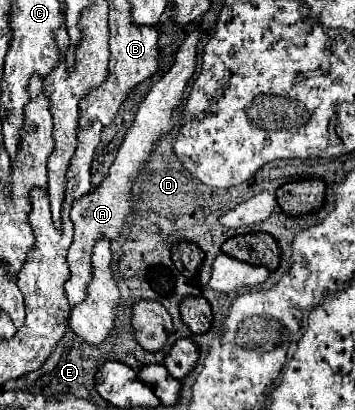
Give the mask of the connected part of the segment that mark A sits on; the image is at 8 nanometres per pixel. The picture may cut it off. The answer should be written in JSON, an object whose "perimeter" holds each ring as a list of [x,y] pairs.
{"perimeter":[[[194,30],[182,42],[182,46],[180,46],[180,50],[176,54],[174,66],[152,86],[148,96],[142,100],[142,104],[140,104],[140,108],[136,112],[136,120],[130,126],[130,130],[126,132],[124,142],[122,142],[122,146],[118,150],[116,162],[112,164],[110,174],[106,176],[106,180],[96,190],[92,190],[88,196],[82,196],[72,204],[70,220],[74,224],[74,242],[68,248],[68,256],[66,256],[66,262],[70,266],[70,280],[64,286],[70,306],[80,304],[86,298],[86,286],[88,286],[90,278],[92,278],[90,258],[92,258],[94,242],[98,238],[102,238],[102,236],[110,238],[110,240],[120,236],[122,226],[126,222],[126,214],[132,212],[132,194],[130,194],[132,178],[134,178],[136,172],[140,172],[144,168],[156,140],[162,134],[172,130],[172,110],[178,106],[178,102],[182,98],[182,90],[188,84],[188,80],[192,78],[194,68],[196,68],[196,44],[198,44],[198,40],[200,40],[200,32]]]}

